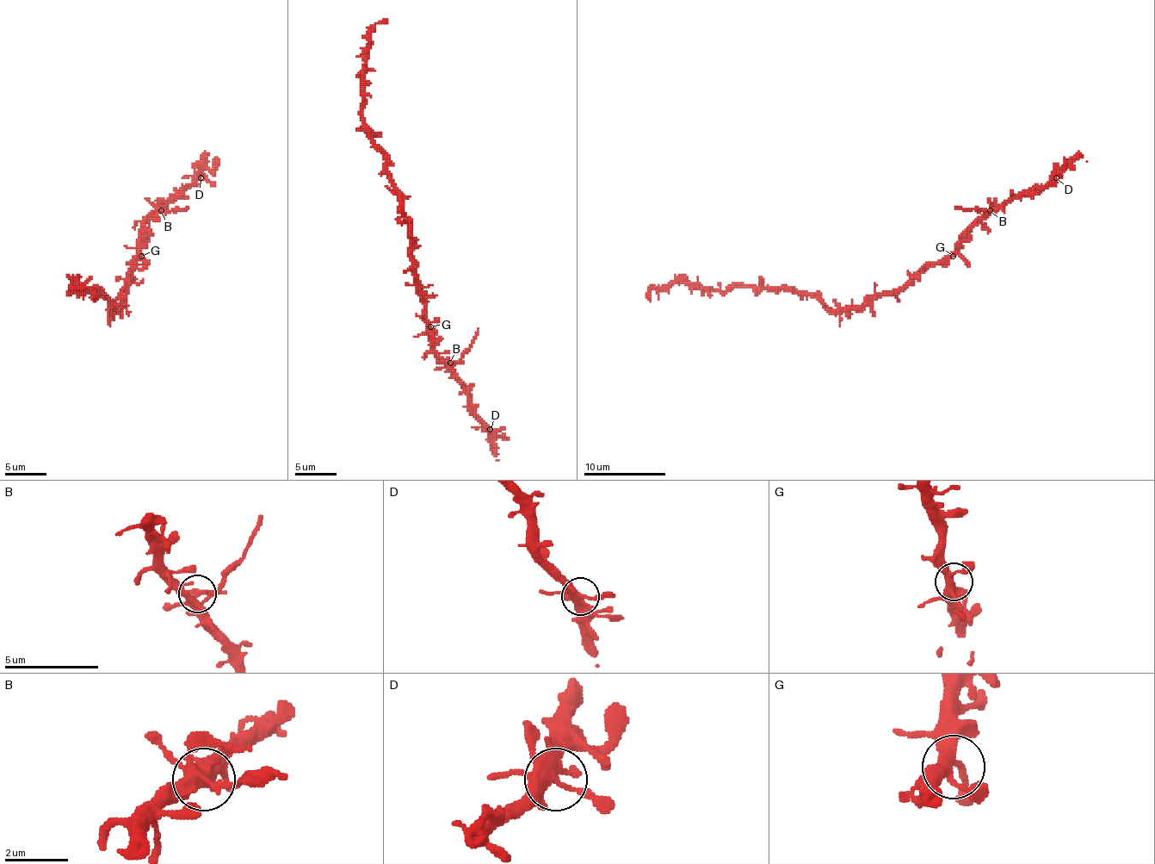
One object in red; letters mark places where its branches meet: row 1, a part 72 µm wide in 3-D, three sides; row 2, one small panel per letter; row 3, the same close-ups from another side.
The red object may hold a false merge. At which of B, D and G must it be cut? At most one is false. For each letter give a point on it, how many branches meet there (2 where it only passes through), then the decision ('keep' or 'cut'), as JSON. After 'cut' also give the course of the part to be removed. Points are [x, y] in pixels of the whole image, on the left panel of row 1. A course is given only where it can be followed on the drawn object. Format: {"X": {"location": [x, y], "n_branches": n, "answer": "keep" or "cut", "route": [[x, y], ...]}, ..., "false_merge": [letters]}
{"B": {"location": [161, 210], "n_branches": 5, "answer": "cut", "route": [[162, 211], [178, 211], [188, 207]]}, "D": {"location": [200, 177], "n_branches": 5, "answer": "keep"}, "G": {"location": [141, 256], "n_branches": 4, "answer": "keep"}, "false_merge": ["B"]}

